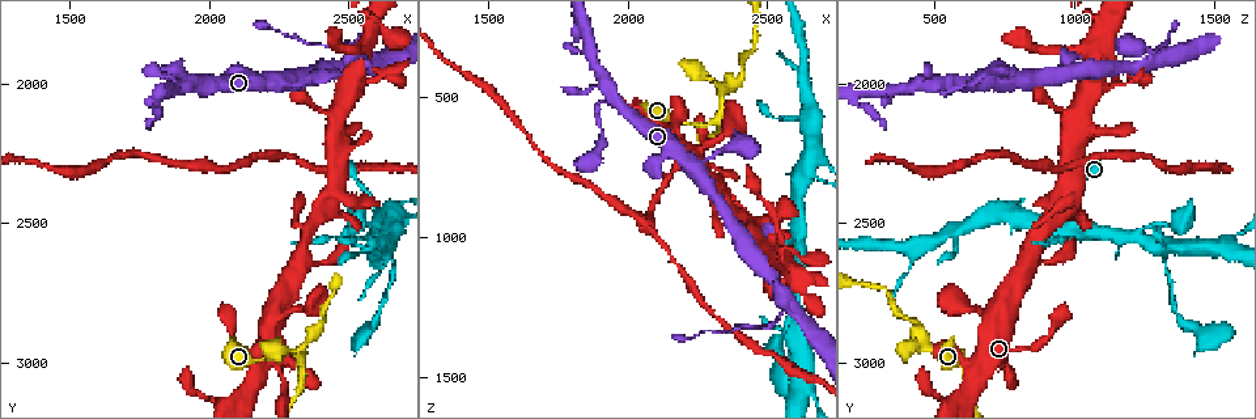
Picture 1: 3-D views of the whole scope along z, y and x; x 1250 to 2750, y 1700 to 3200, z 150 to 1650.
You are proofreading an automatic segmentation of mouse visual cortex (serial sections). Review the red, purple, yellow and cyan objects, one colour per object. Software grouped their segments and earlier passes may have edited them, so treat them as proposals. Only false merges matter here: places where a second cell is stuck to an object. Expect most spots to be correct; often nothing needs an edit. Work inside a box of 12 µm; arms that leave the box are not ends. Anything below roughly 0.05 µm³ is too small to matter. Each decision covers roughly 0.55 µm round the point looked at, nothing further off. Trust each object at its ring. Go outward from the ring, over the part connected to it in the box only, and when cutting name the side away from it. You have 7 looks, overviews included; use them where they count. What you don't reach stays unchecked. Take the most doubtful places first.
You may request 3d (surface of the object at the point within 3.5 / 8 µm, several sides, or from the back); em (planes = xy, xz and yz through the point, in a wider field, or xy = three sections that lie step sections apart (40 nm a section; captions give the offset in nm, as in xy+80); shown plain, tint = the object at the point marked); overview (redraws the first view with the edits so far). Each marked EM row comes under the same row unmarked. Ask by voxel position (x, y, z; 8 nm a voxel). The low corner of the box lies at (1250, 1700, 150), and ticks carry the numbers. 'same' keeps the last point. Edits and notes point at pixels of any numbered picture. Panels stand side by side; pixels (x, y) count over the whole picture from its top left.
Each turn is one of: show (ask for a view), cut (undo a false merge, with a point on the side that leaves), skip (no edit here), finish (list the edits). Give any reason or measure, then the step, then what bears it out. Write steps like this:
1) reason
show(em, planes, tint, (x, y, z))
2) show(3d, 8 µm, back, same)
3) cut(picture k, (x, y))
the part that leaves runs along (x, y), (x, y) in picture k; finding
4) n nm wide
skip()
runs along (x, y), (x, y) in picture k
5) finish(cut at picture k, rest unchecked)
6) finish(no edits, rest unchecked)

a narrow waist
show(3d, 3.5 µm, (1870, 1980, 470))

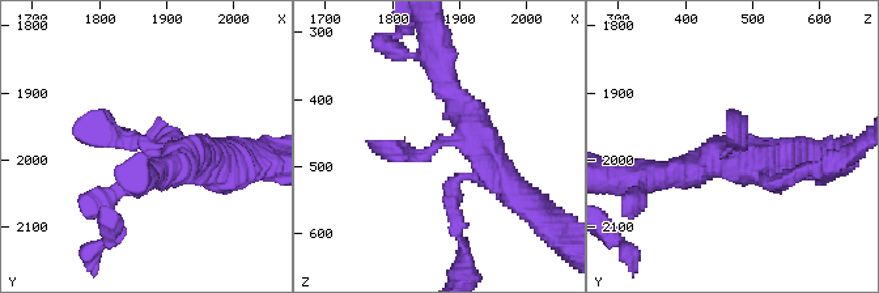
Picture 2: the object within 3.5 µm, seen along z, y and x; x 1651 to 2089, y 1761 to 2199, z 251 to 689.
show(em, xy, step 3, tint, (1865, 1980, 470))

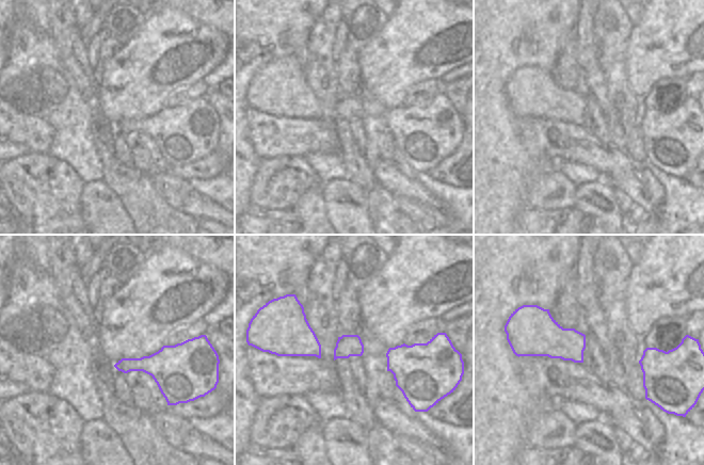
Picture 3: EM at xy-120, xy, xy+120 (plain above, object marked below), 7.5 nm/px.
skip()
runs along (199, 161), (106, 134), (75, 134) in picture 2; continuous, no second cell

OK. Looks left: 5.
show(3d, 3.5 µm, (2310, 2950, 580))

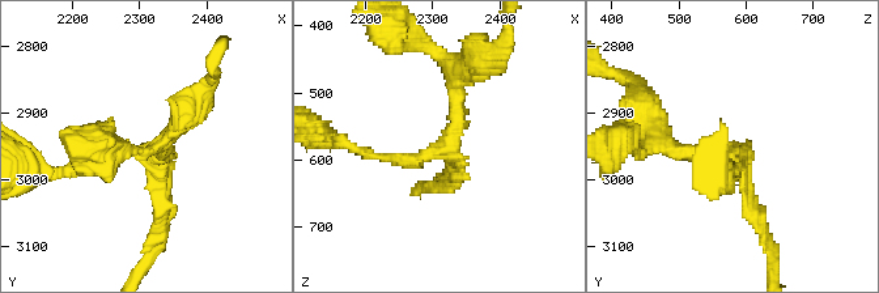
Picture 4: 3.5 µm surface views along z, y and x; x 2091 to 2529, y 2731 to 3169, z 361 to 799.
show(em, xy, step 1, tint, (2315, 2965, 580))

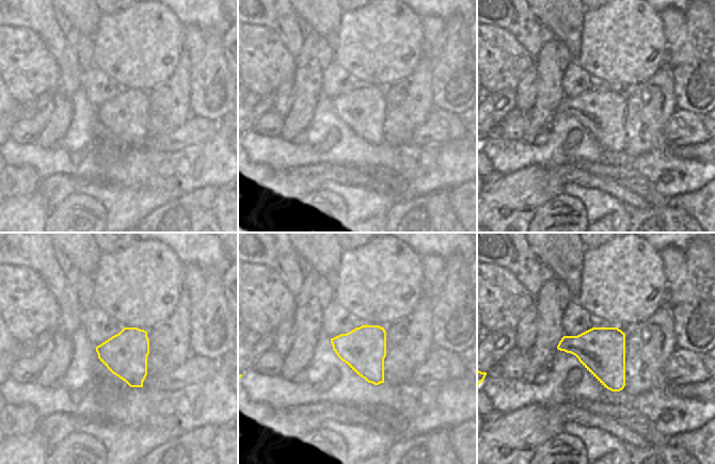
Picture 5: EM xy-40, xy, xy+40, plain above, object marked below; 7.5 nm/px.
arms of 150, 200, 200 nm
skip()
continuous, no second cell

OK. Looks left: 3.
thin arm on a thick one
show(3d, 3.5 µm, (2580, 1930, 1240))

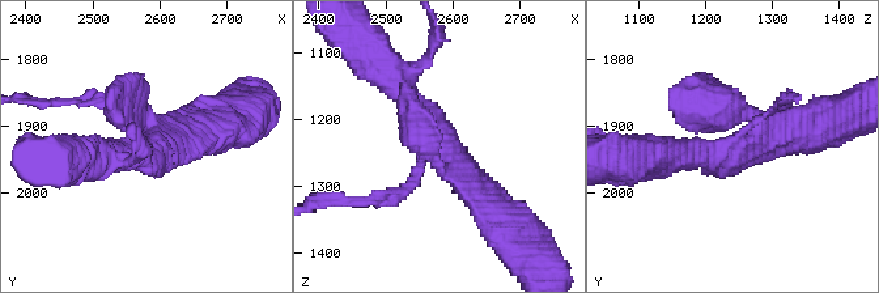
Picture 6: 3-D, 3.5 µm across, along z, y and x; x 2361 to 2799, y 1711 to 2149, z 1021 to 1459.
need the tissue
show(em, planes, tint, (2580, 1935, 1240))

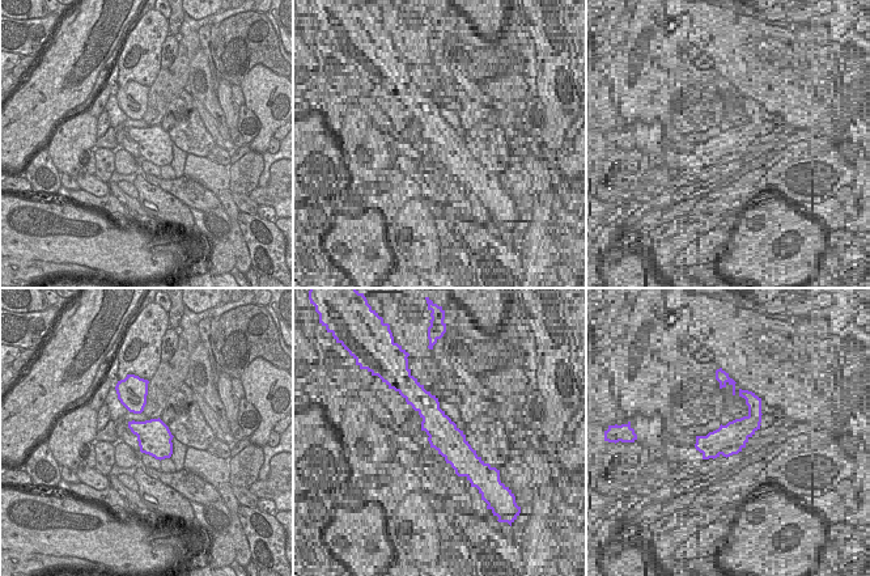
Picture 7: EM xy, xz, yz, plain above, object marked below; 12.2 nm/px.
cut(picture 6, (400, 194))
the part that leaves runs along (423, 161), (398, 195), (338, 198) in picture 6; two cells meet here

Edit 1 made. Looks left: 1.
finish(cut at picture 6, rest unchecked)

